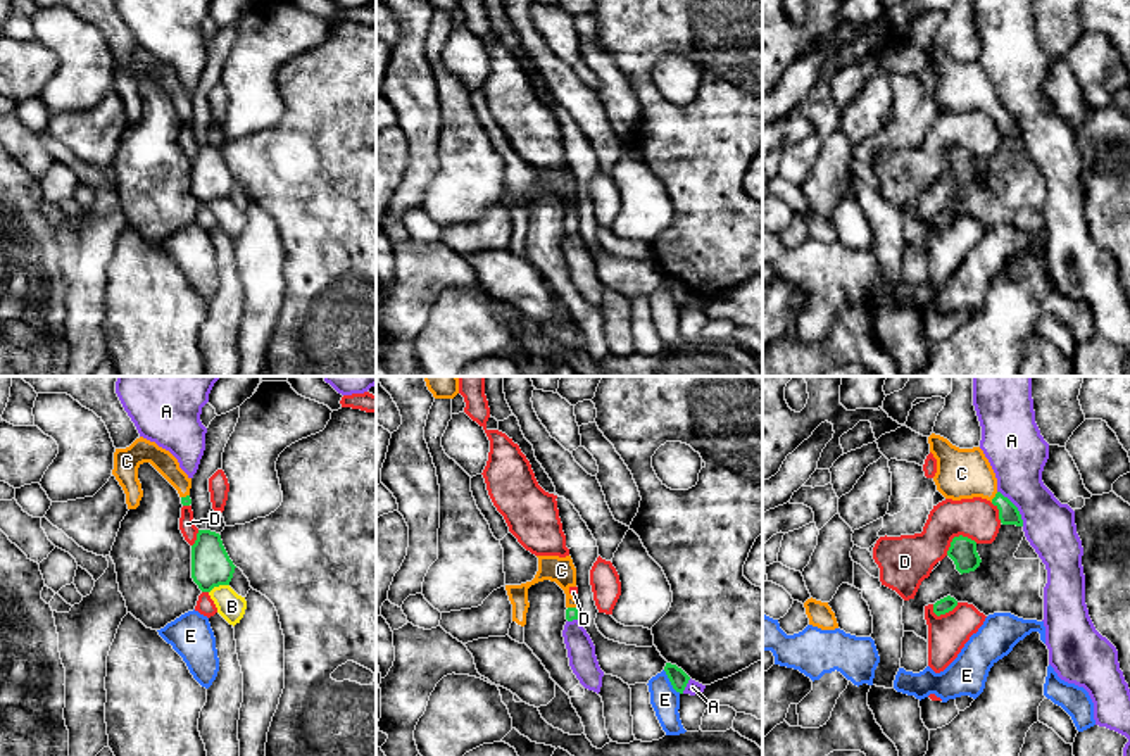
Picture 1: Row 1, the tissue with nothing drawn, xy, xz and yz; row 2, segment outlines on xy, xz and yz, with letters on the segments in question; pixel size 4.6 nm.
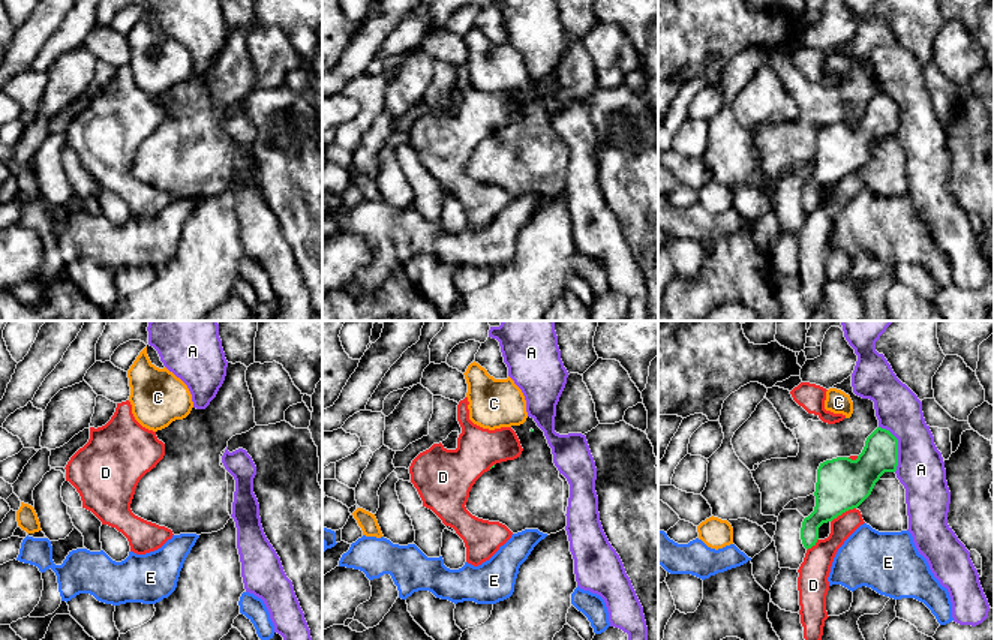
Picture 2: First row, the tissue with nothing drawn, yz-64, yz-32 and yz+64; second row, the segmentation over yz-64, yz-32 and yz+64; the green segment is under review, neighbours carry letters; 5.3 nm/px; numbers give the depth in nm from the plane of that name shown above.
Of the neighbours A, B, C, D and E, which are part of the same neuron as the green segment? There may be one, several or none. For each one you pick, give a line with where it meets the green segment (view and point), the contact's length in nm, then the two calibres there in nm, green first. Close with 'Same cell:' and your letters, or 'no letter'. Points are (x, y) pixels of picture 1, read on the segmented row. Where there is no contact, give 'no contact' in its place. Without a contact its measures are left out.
C: yz (994, 497) | 60 nm | 100/240 nm
Same cell: C

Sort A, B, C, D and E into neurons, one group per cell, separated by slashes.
A / B / C / D / E

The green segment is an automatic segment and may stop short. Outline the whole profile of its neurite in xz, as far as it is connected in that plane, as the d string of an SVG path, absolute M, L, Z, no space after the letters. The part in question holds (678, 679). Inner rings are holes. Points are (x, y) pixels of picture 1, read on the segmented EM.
M666 663L664 671L666 671L673 689L676 692L683 694L690 677L681 668L678 668L676 665L671 665L671 663Z

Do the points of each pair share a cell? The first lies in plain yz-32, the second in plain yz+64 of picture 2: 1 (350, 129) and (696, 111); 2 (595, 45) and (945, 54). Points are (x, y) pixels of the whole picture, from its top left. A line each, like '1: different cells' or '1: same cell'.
1: different cells
2: same cell

